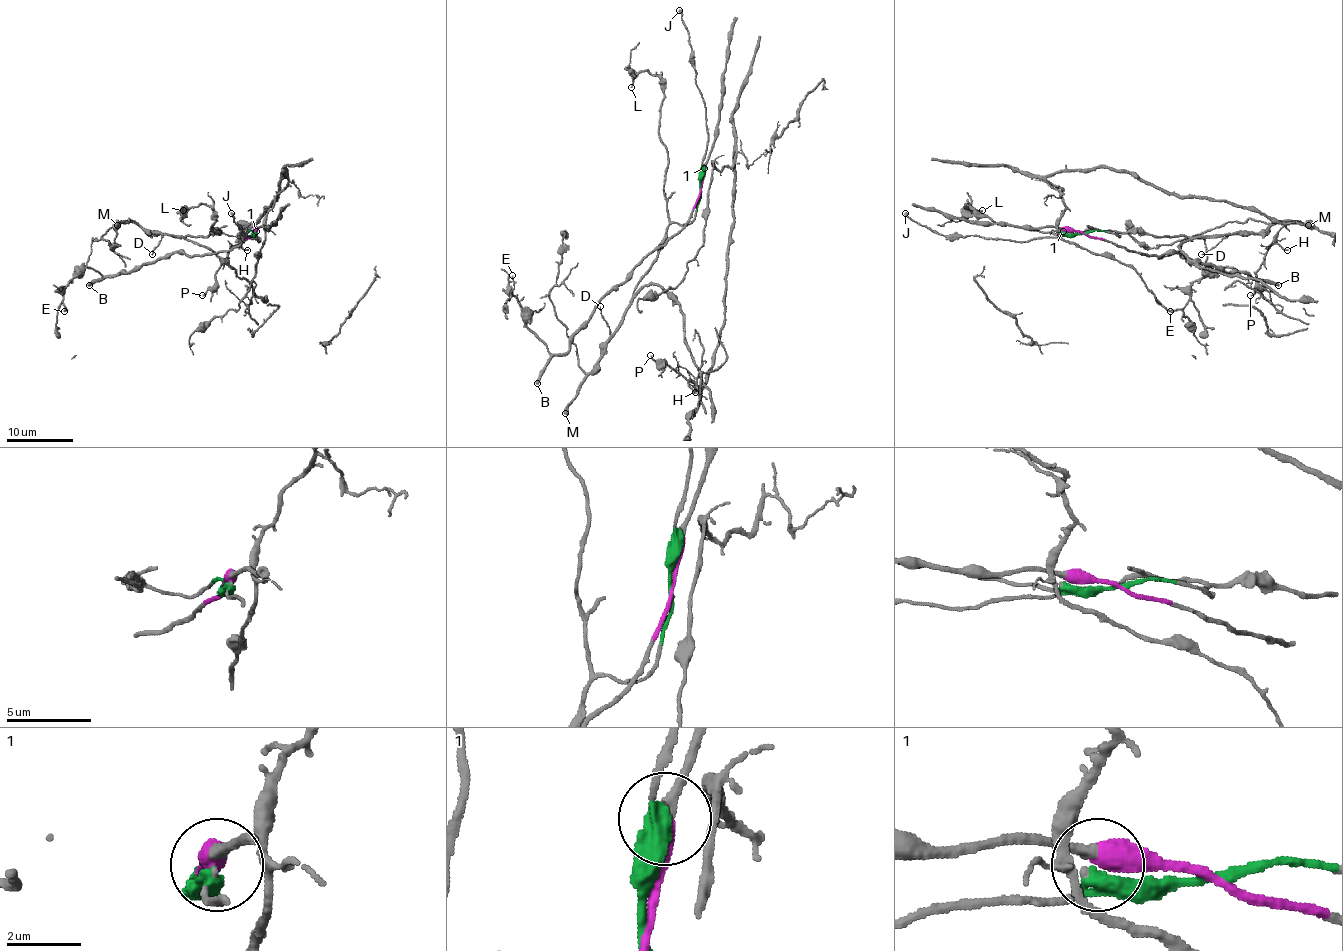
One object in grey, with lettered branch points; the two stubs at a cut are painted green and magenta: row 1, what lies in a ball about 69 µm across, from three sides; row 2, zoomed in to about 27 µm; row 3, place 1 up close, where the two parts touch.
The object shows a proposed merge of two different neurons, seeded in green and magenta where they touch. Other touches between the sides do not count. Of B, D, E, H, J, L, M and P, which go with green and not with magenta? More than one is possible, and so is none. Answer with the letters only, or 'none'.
D, J, L, M

